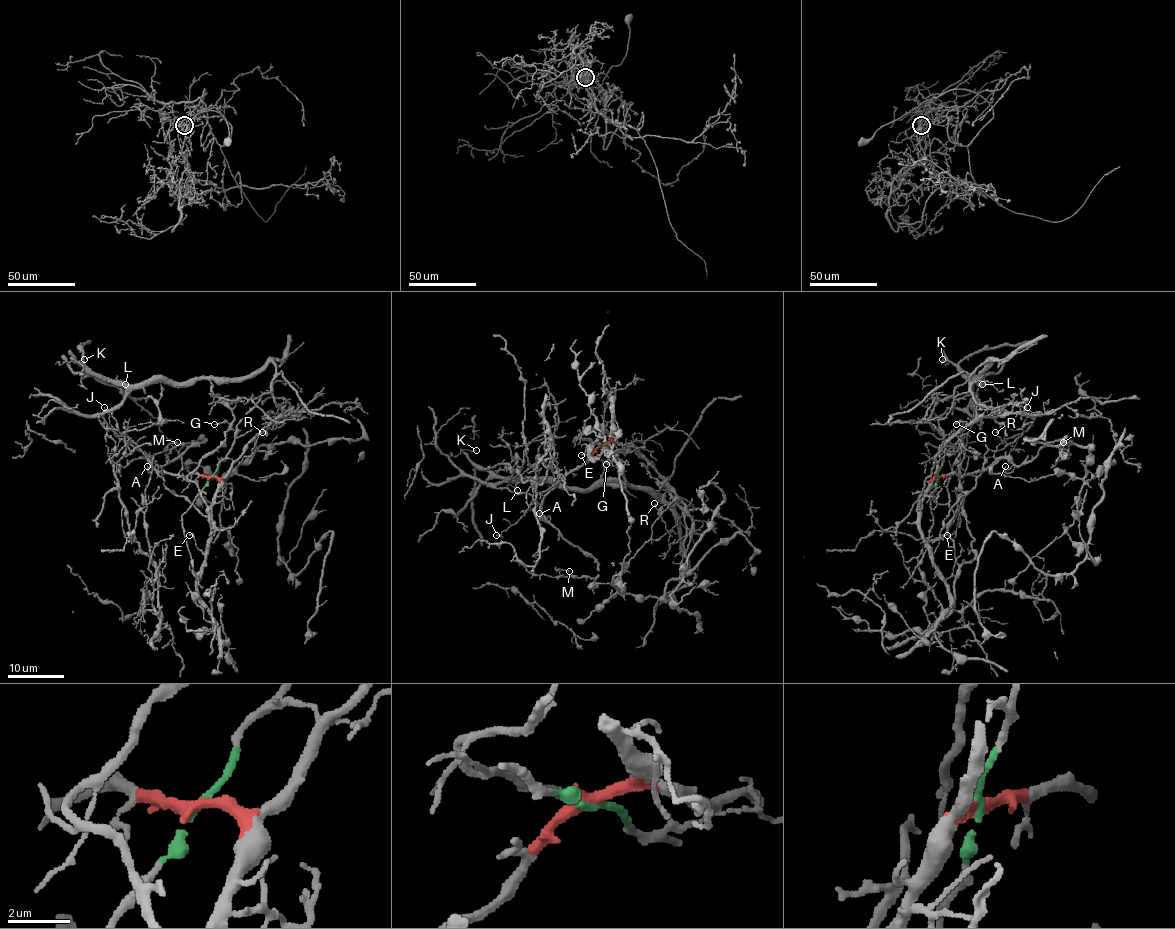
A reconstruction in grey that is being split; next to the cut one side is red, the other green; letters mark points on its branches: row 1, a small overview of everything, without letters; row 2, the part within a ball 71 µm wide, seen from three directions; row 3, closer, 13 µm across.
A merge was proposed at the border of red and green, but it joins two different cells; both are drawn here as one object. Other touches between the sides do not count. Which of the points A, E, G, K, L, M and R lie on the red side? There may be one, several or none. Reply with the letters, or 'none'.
A, E, G, M, R

